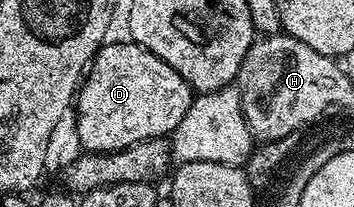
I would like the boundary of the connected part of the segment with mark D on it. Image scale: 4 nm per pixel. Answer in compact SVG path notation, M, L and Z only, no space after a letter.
M123 41L101 46L74 99L79 149L89 154L109 154L130 144L171 136L182 124L194 97L192 85L182 80L166 60L158 60L154 52L134 41Z

